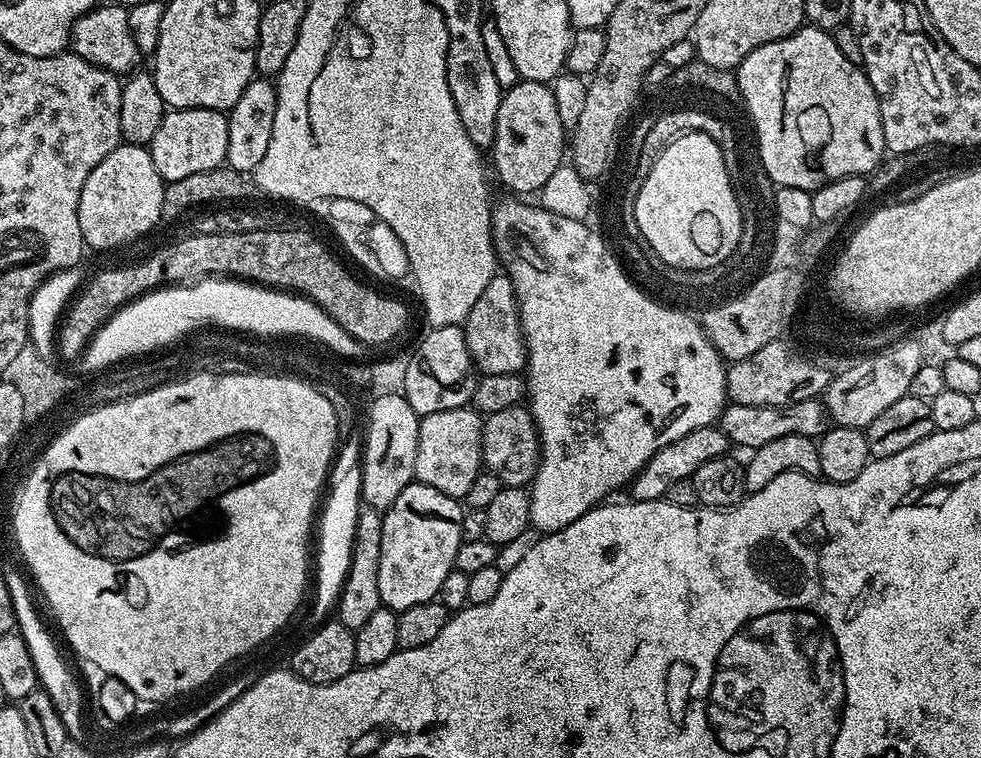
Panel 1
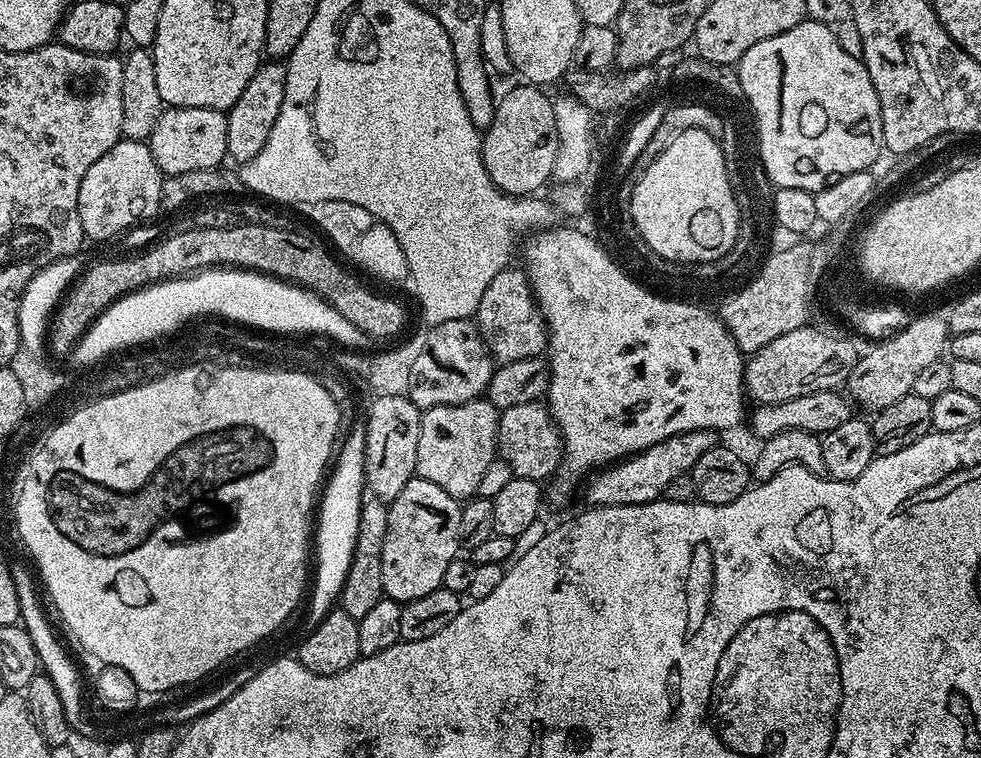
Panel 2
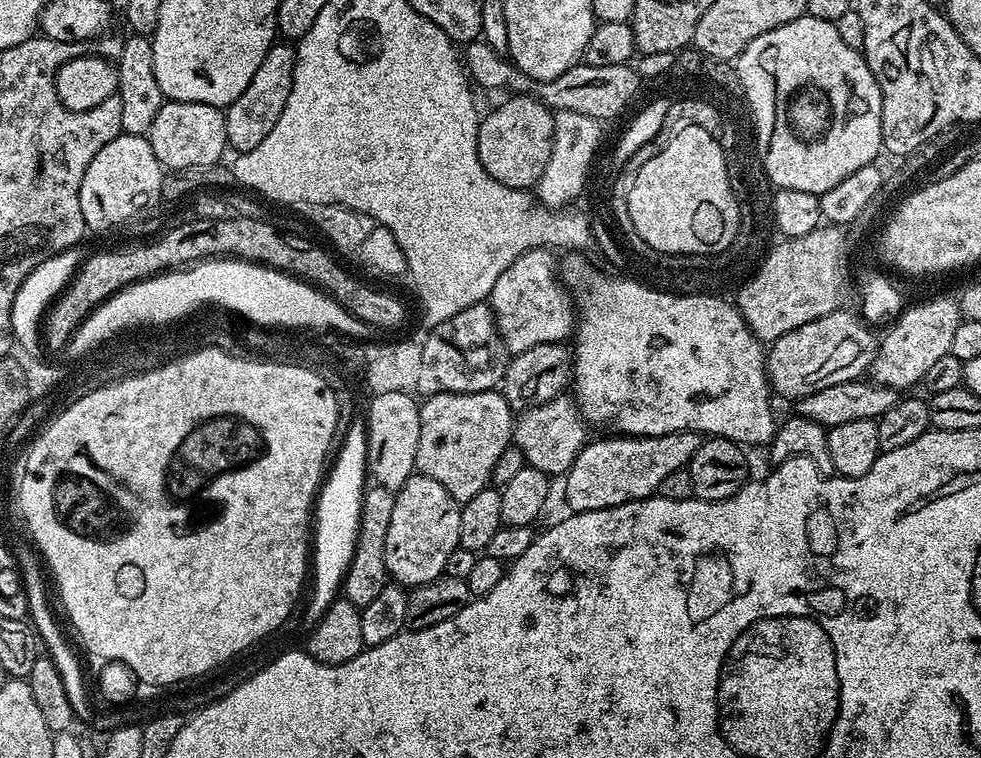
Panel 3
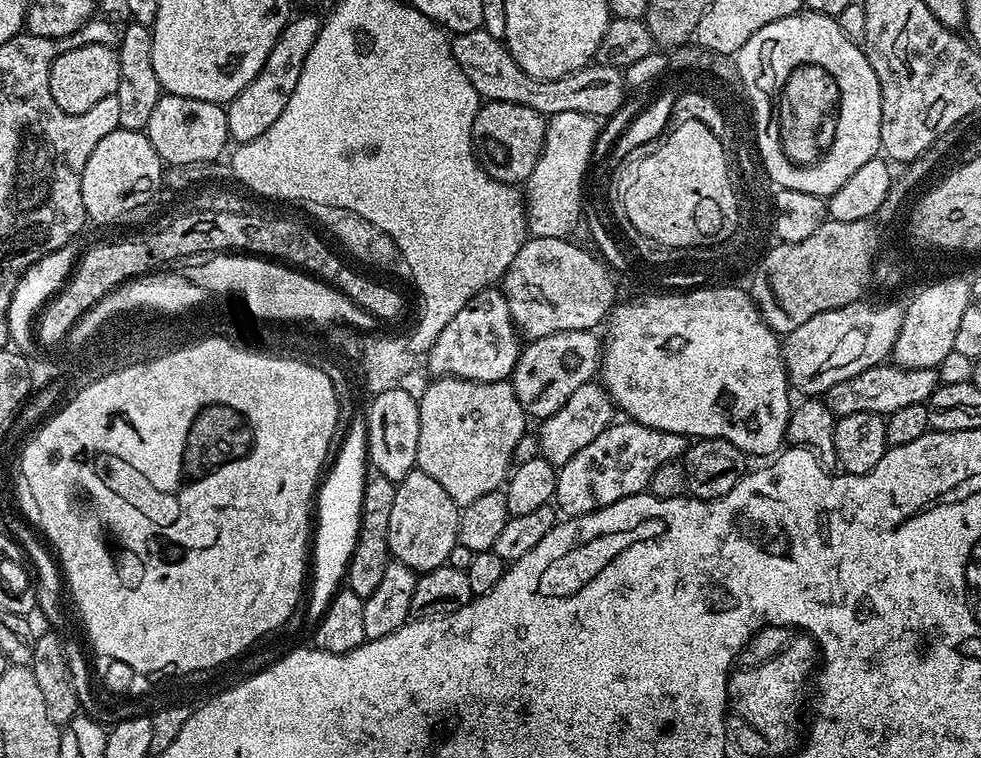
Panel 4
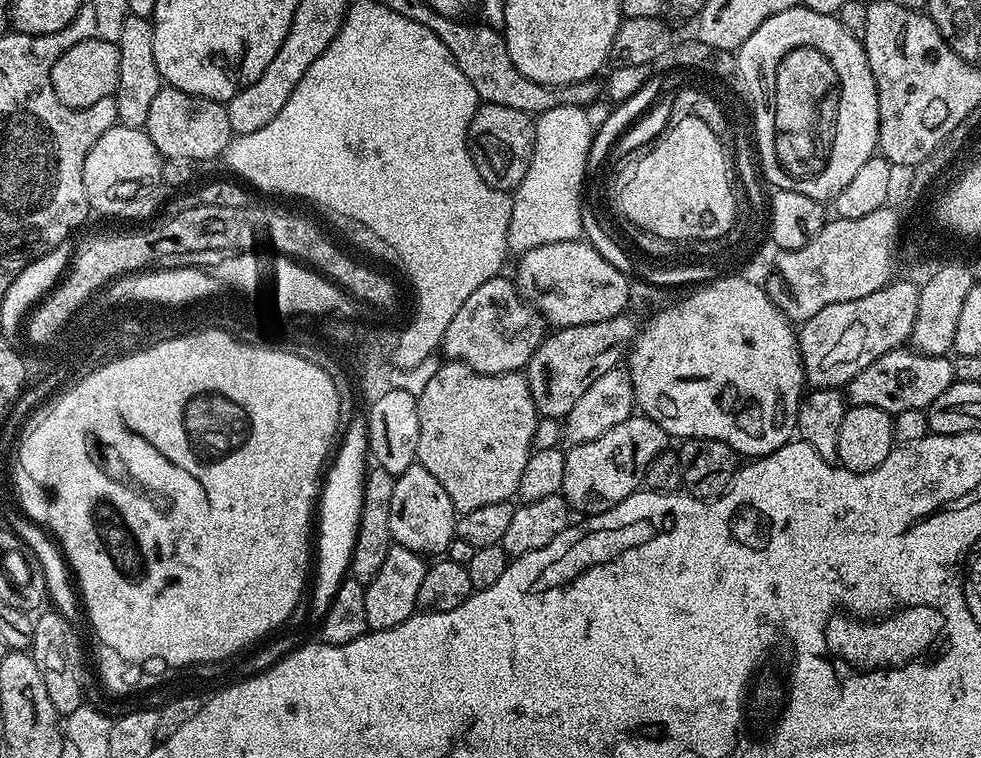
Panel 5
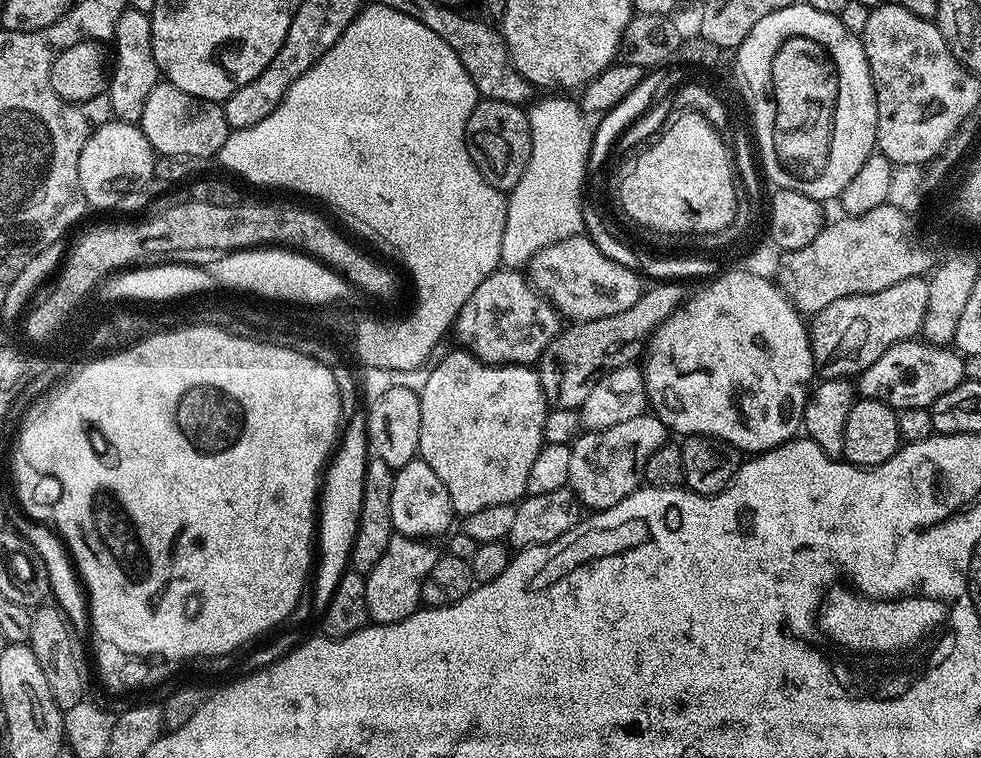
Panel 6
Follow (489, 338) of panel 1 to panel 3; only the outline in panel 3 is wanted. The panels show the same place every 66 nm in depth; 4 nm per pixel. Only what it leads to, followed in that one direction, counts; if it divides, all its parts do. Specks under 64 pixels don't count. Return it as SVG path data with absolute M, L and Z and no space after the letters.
M532 248L514 258L514 262L502 270L498 282L494 282L490 307L509 353L515 354L543 344L559 344L567 341L567 336L569 339L573 335L578 319L574 300L558 275L558 260L551 254L548 248Z

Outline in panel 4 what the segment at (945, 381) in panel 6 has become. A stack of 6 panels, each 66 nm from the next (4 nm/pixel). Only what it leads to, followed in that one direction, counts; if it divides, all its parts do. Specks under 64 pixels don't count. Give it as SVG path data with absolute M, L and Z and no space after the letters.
M885 362L854 374L854 378L846 378L846 382L834 382L822 399L837 418L846 414L878 414L886 418L894 410L902 410L902 406L927 404L937 387L937 369L902 368Z

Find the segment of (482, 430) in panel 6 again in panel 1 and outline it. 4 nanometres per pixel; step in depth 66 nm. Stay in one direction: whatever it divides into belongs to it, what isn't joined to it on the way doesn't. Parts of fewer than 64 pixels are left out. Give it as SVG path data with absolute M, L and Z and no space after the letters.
M471 406L438 410L438 414L420 417L418 458L414 462L415 479L450 498L463 501L482 471L482 430L485 417Z

